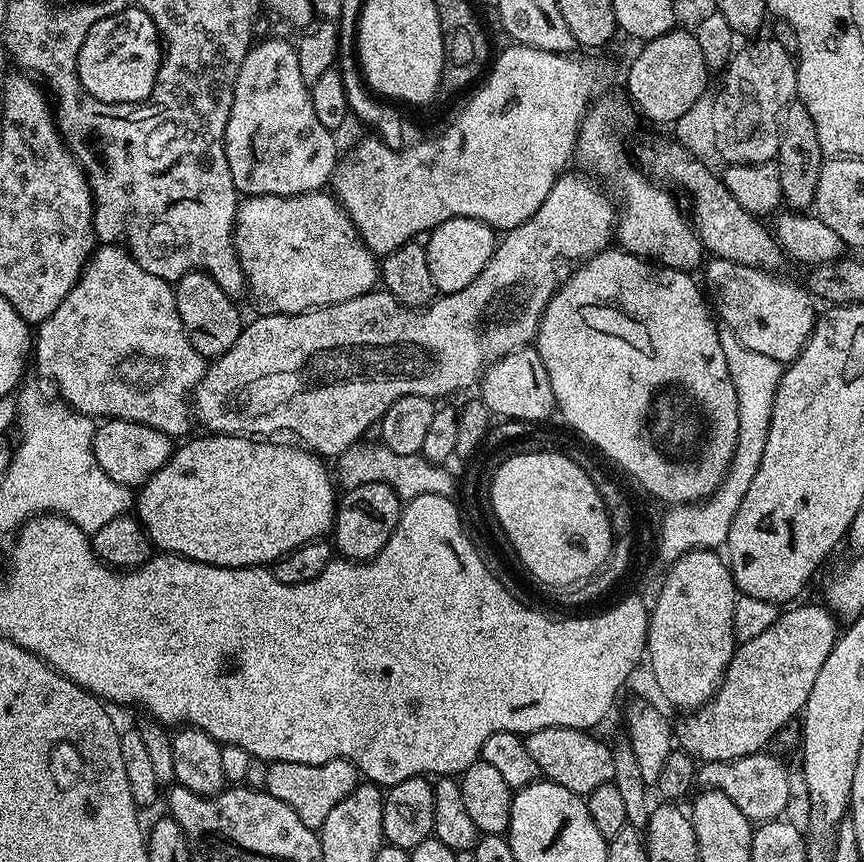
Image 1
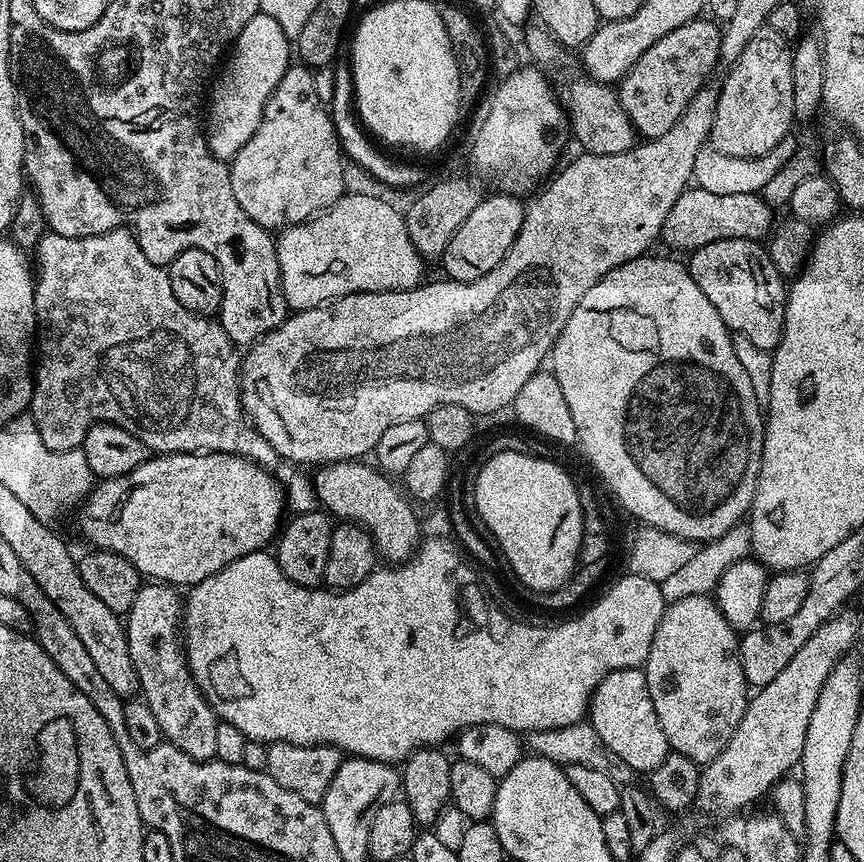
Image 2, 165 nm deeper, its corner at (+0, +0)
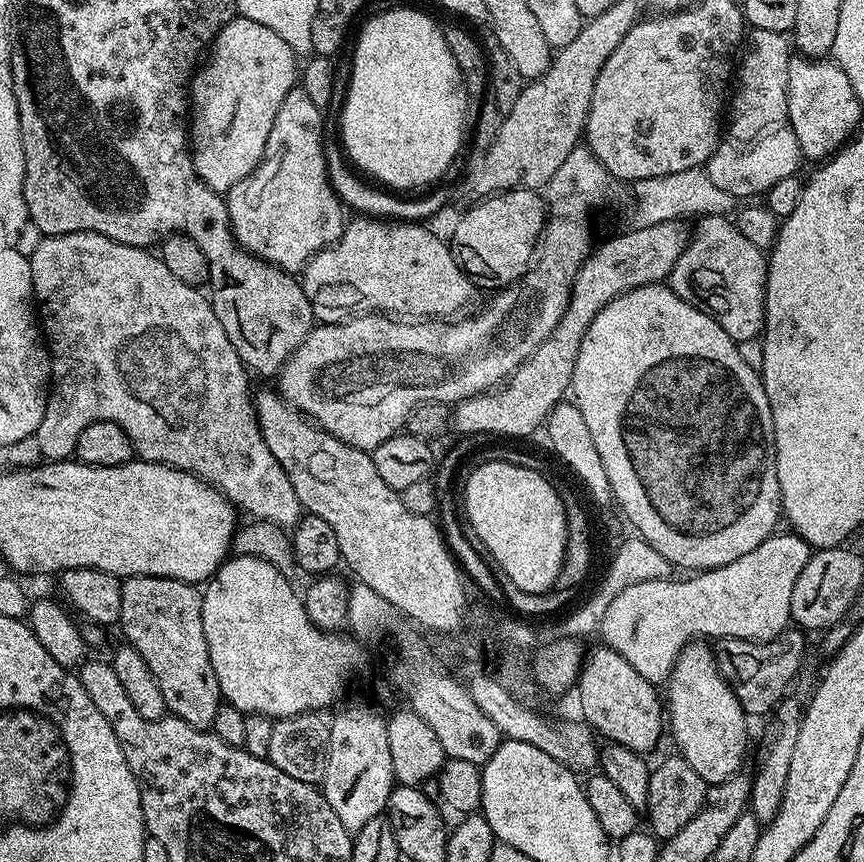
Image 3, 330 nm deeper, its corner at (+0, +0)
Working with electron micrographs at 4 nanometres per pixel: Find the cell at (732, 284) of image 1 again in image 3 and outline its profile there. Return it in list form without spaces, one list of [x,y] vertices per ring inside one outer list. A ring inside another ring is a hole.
[[[701,216],[695,221],[695,224],[688,237],[688,245],[682,250],[682,256],[678,258],[678,262],[674,262],[674,270],[668,276],[667,283],[674,290],[674,294],[678,294],[678,298],[690,302],[698,310],[708,312],[710,318],[714,318],[714,322],[718,322],[718,326],[722,326],[722,330],[726,330],[726,334],[730,334],[732,340],[739,342],[741,340],[757,339],[764,331],[764,298],[766,296],[766,278],[768,277],[768,258],[765,249],[750,243],[727,216]]]

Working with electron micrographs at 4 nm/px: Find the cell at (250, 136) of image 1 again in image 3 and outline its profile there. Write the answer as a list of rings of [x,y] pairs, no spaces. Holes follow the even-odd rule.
[[[297,86],[290,90],[290,94],[286,94],[286,98],[282,98],[282,106],[278,106],[278,114],[274,114],[274,126],[270,126],[270,138],[266,138],[266,150],[264,156],[260,160],[260,165],[250,173],[246,178],[242,178],[242,182],[238,182],[232,188],[228,189],[226,199],[228,201],[228,213],[230,214],[230,222],[232,223],[232,233],[236,235],[236,240],[241,248],[244,248],[250,254],[254,254],[258,258],[262,258],[266,262],[270,262],[276,268],[282,269],[284,272],[293,274],[299,273],[309,262],[315,258],[324,248],[336,244],[338,238],[344,233],[346,223],[346,208],[341,203],[339,197],[336,196],[335,190],[331,188],[328,180],[327,160],[324,157],[324,135],[326,126],[324,126],[325,113],[318,106],[314,106],[312,101],[306,94],[303,86]]]

